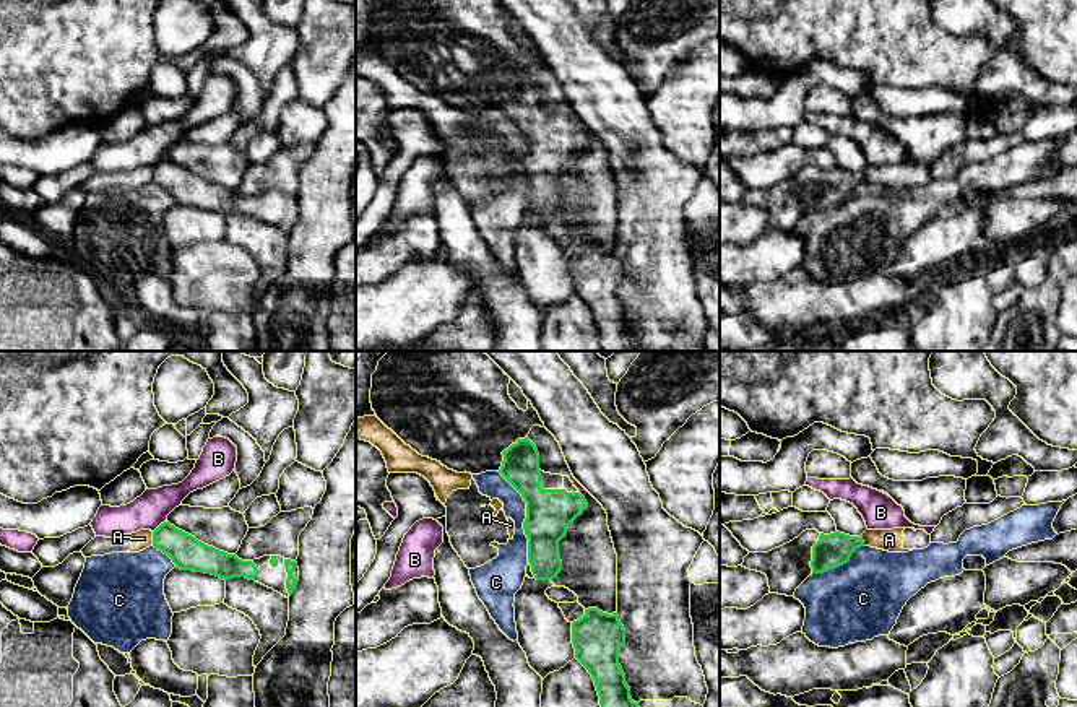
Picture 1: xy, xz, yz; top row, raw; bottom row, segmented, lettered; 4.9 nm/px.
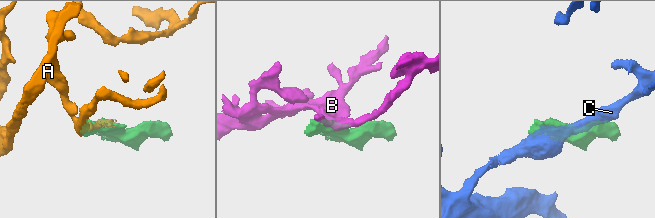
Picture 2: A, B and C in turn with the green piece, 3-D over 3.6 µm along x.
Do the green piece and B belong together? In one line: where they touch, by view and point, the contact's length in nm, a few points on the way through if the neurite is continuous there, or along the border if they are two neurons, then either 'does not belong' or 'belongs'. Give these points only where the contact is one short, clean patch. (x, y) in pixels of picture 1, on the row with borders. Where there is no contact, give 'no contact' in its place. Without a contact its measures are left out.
xy (160, 525) | 90 nm | along xy (166, 520), (153, 532) | does not belong

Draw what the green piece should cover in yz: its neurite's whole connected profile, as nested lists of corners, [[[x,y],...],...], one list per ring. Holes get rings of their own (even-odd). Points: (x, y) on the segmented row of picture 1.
[[[806,530],[768,553],[749,553],[742,567],[765,574],[770,593],[793,596],[809,575],[846,564],[861,546],[864,546],[861,536]]]

